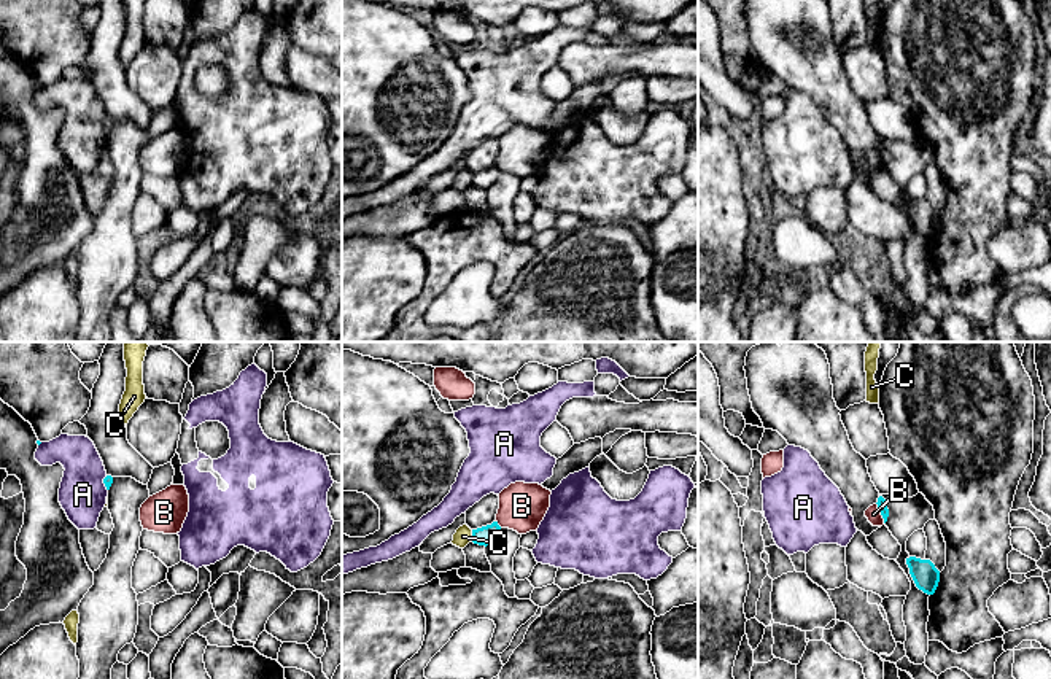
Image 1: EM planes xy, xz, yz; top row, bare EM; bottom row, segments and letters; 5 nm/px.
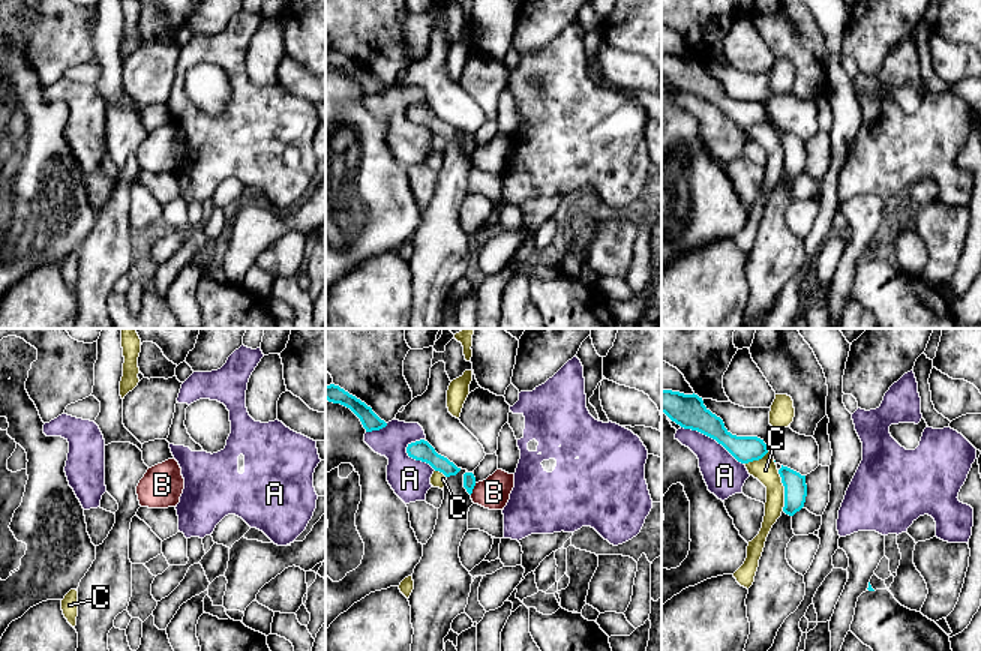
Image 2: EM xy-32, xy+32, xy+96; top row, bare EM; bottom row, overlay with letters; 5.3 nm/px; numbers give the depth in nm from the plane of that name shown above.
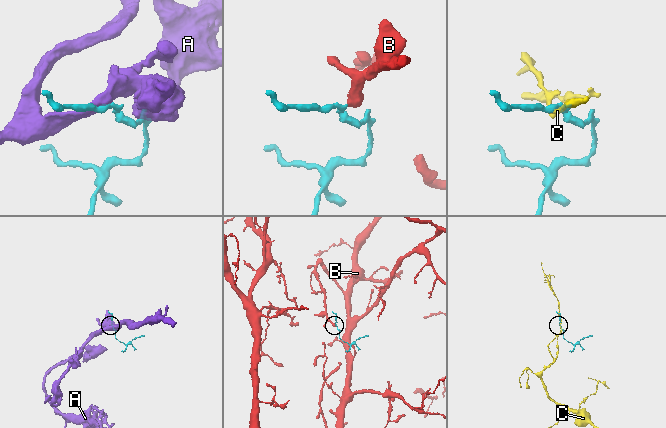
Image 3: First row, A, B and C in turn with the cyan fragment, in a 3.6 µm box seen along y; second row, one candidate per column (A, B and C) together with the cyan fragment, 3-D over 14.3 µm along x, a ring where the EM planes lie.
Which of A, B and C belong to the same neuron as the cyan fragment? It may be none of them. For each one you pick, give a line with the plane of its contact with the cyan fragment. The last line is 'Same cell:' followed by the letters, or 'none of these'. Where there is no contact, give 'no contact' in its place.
Same cell: none of these

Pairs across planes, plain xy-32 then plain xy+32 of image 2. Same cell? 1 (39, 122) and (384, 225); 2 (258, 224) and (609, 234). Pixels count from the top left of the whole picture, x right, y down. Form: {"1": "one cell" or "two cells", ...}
{"1": "one cell", "2": "two cells"}

